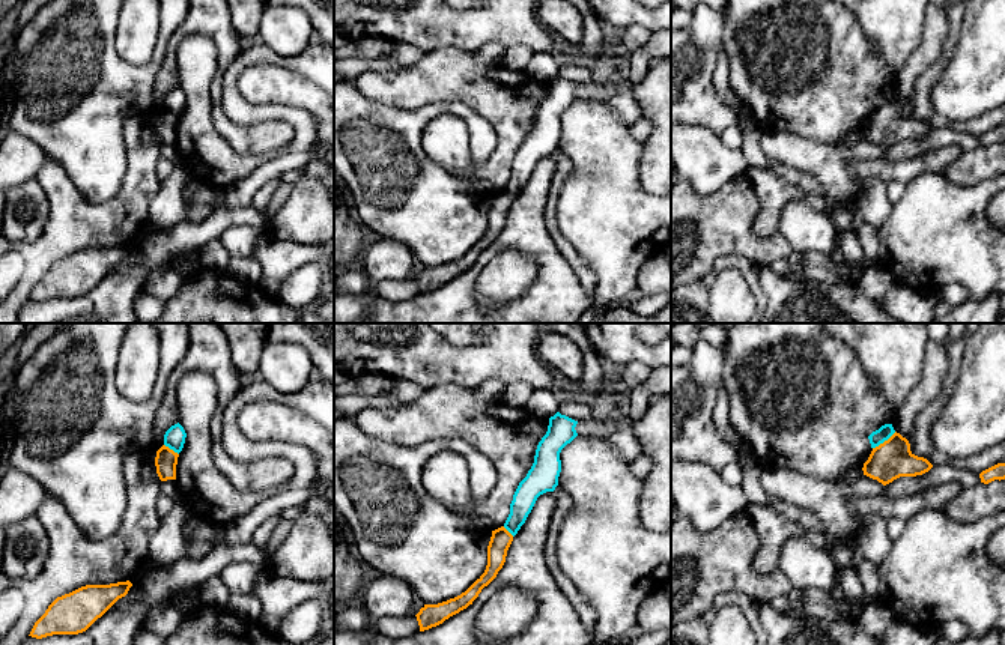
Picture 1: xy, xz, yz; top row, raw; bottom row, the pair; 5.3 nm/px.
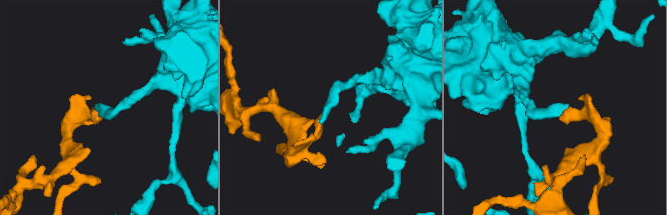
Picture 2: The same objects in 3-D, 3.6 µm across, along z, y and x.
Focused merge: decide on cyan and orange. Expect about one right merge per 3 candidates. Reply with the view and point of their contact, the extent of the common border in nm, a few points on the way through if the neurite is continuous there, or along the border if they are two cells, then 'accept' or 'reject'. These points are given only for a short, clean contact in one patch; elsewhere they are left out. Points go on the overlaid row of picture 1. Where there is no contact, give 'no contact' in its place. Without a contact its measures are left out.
yz (883, 441) | 160 nm | along yz (895, 432), (873, 448) | reject

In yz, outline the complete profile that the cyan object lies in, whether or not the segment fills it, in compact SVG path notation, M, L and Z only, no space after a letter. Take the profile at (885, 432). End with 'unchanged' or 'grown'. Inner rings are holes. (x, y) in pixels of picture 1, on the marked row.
M885 424L879 430L873 432L868 439L871 444L871 448L879 447L885 441L888 441L895 433L892 424Z | unchanged

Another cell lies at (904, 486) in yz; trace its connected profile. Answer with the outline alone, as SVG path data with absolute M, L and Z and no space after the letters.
M949 465L933 466L928 472L916 477L900 477L886 484L882 493L889 498L903 498L921 495L933 486L942 486L948 483L958 483L963 490L973 489L981 483L979 474L970 471L957 469Z

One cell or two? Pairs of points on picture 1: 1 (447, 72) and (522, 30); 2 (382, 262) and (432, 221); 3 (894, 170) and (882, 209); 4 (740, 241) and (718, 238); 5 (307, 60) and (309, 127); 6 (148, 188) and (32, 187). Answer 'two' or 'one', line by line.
1: two
2: two
3: two
4: one
5: one
6: two

